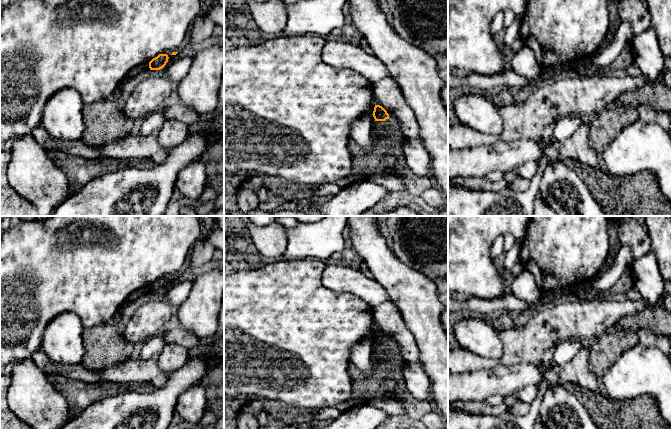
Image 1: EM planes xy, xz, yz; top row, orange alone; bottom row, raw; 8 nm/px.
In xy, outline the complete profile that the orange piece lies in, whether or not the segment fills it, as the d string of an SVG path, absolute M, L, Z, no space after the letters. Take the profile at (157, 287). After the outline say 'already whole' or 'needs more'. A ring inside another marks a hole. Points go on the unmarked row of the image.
M159 278L157 281L153 282L149 286L150 294L160 294L162 293L166 287L168 286L168 279L167 278Z; already whole

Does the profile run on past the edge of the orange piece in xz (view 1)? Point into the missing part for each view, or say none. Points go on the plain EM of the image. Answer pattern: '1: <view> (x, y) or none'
1: none

